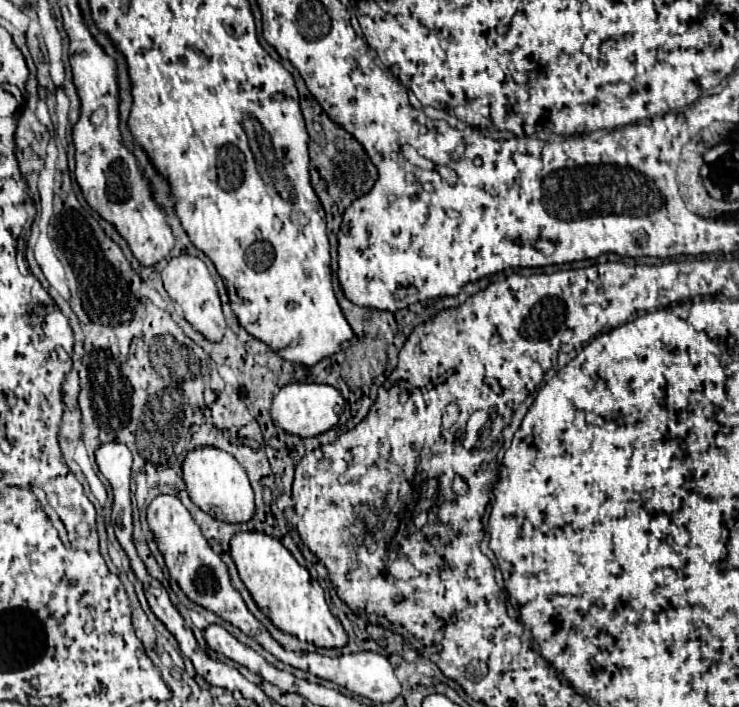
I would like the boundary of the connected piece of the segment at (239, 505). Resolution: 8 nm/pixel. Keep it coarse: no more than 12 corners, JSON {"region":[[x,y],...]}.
{"region":[[188,452],[190,500],[212,518],[254,516],[254,490],[232,454]]}

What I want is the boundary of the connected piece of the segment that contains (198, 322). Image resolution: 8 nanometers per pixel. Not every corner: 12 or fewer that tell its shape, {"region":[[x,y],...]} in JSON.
{"region":[[172,258],[162,270],[168,296],[210,342],[226,320],[206,264]]}

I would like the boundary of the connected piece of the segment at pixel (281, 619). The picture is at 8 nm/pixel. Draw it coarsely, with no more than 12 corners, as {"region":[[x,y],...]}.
{"region":[[238,532],[230,554],[278,630],[318,648],[348,636],[280,540]]}

